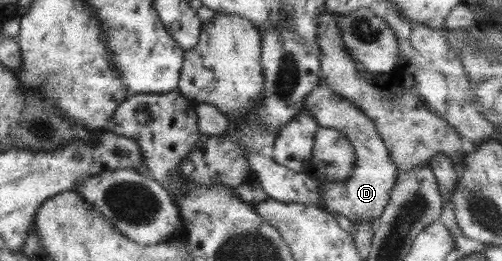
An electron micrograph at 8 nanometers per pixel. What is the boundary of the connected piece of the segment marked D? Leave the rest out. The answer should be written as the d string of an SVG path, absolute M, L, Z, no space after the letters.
M323 83L315 86L305 96L302 109L306 110L318 126L338 130L346 136L354 150L355 162L347 181L317 182L321 209L334 217L347 218L349 222L370 222L373 224L389 199L396 179L396 168L391 162L388 150L377 134L373 123L355 105L329 90Z

